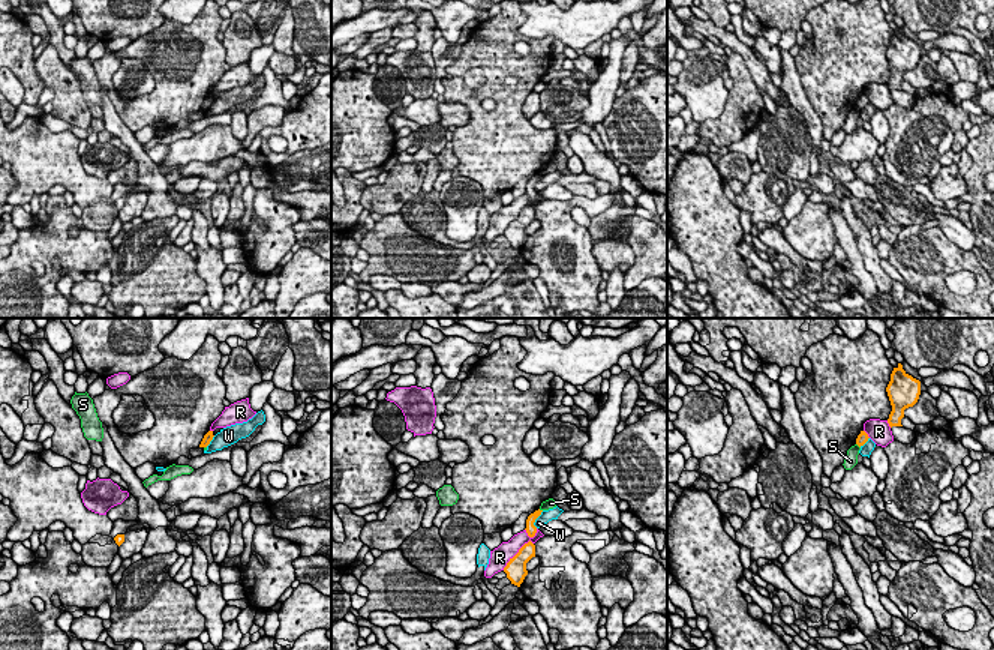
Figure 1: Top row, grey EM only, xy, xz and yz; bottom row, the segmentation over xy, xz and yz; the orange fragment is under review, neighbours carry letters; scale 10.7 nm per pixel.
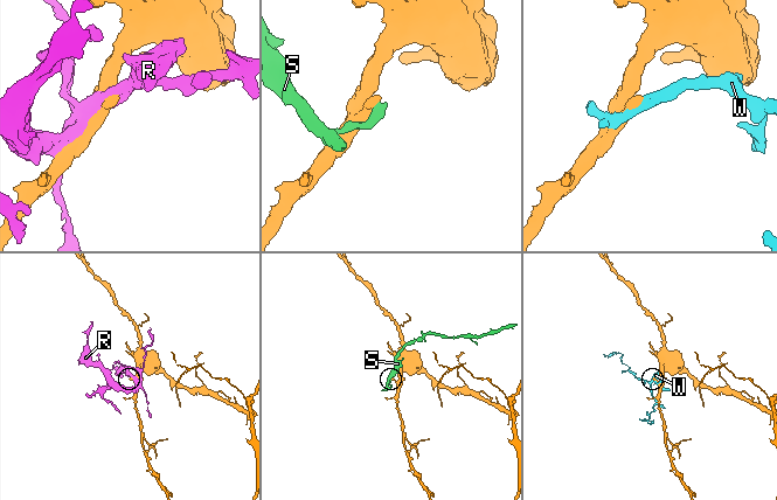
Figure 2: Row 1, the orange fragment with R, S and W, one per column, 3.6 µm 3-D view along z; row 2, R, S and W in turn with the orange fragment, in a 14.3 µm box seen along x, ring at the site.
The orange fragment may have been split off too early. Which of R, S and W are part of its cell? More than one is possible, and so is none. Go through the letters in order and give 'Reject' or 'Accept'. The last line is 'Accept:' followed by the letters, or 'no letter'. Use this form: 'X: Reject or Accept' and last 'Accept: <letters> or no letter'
R: Reject
S: Reject
W: Reject
Accept: no letter

